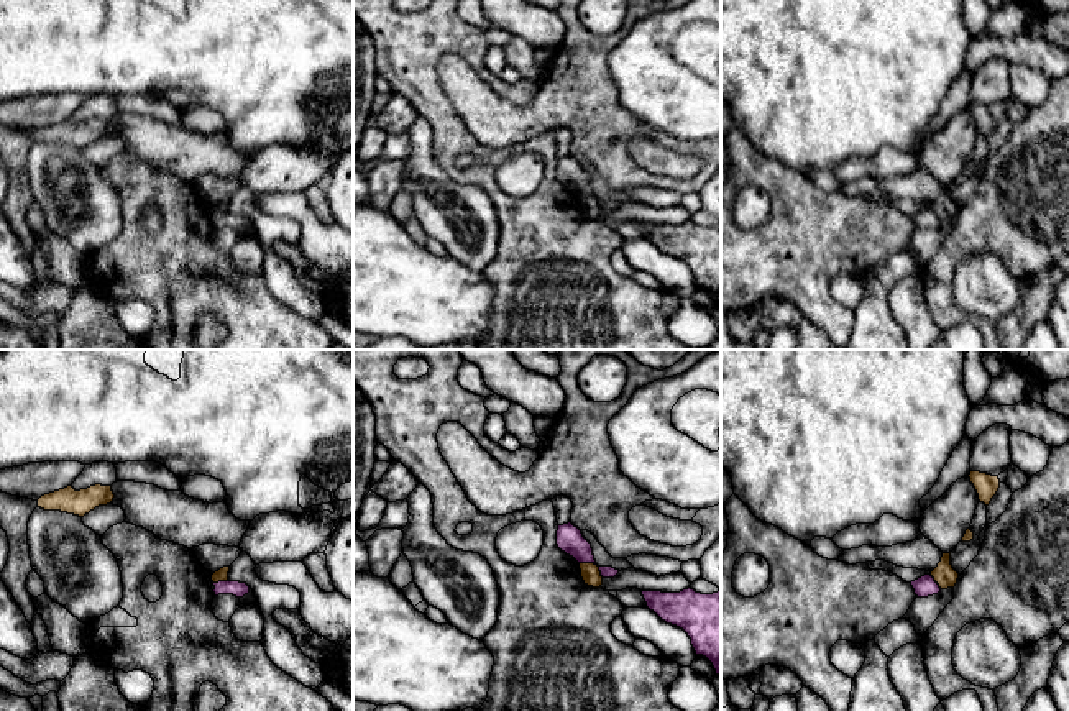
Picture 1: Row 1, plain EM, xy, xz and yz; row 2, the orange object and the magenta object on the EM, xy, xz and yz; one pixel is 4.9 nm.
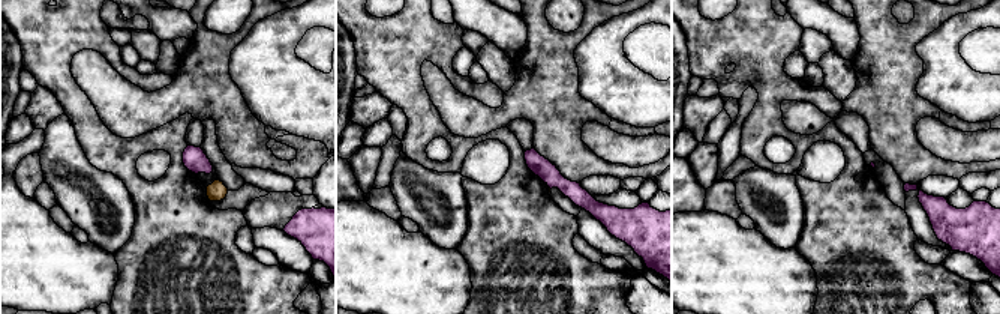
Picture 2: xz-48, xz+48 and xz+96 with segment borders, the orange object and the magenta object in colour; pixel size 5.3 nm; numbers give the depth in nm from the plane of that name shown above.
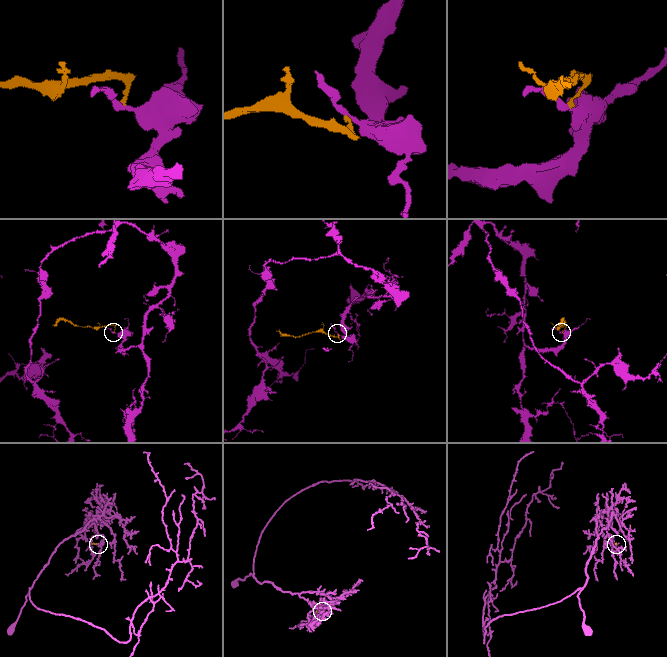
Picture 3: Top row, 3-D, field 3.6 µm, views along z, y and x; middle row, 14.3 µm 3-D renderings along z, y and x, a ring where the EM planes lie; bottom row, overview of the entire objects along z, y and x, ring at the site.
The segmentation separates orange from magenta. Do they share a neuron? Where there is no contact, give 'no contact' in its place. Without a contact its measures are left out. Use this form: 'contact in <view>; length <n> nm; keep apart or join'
contact in xy; length 80 nm; keep apart

